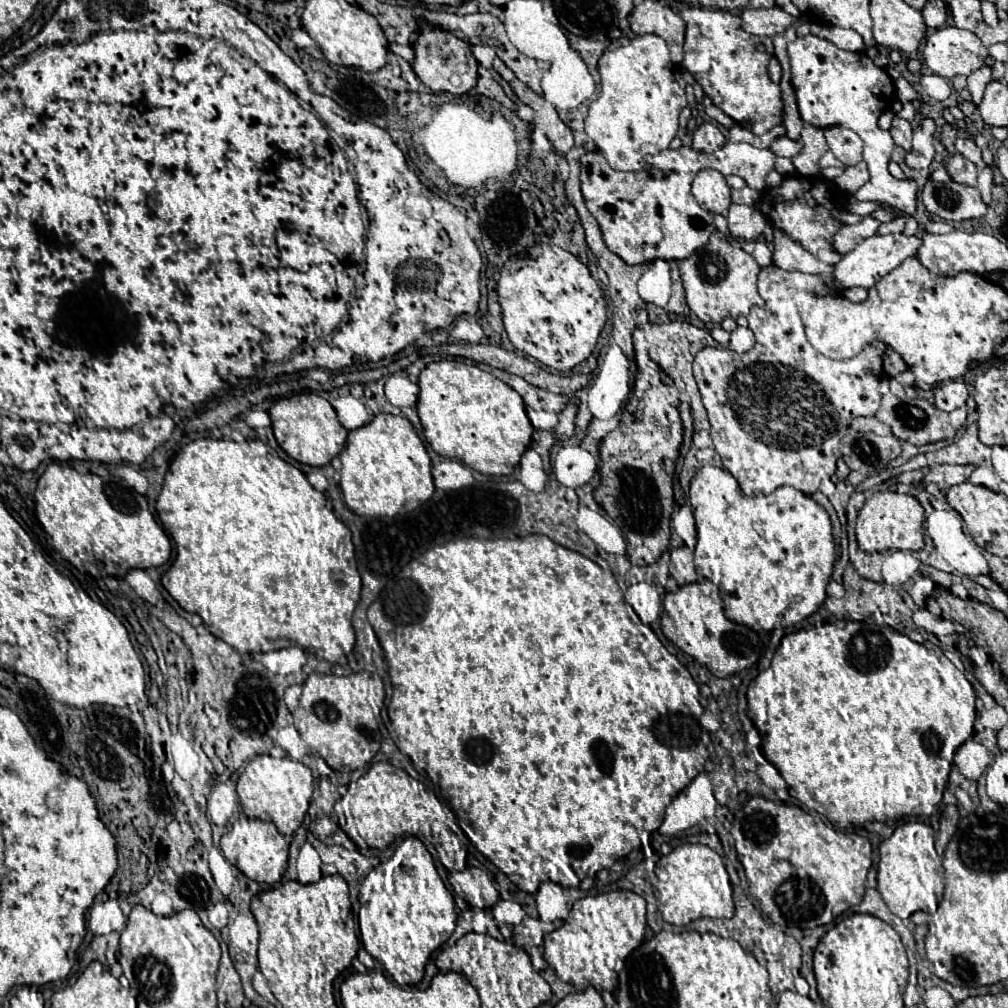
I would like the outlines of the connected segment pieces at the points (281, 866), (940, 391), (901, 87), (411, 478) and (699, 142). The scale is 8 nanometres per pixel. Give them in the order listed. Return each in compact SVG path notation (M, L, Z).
M241 815L229 827L229 831L221 837L219 845L221 845L221 851L223 851L225 859L253 881L277 883L281 879L281 875L285 873L285 869L287 869L289 845L287 845L283 835L277 831L277 827L271 821L249 819L245 815Z
M961 379L955 381L943 381L935 389L935 407L941 411L955 411L957 407L963 407L969 397L967 385Z
M899 77L897 81L894 81L896 98L901 103L907 103L907 101L921 101L921 95L913 89L911 83L907 83L903 77Z
M377 413L365 427L349 431L347 443L339 453L341 479L339 487L345 505L365 517L393 517L417 509L425 503L435 487L431 477L431 459L405 417Z
M703 123L693 133L693 149L701 151L701 153L713 153L719 147L723 147L725 143L727 143L727 139L719 131L719 127L713 123Z

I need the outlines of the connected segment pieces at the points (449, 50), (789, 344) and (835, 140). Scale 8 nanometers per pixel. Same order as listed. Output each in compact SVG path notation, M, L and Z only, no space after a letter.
M449 37L445 39L443 43L439 43L437 47L421 47L417 45L417 51L415 51L415 59L413 59L413 71L415 75L419 77L419 81L423 85L427 85L431 91L447 91L451 95L463 95L467 91L471 91L477 83L477 59L471 55L471 49L469 49L469 43L457 39L457 37Z
M771 299L771 301L765 301L765 311L767 313L749 313L747 315L747 321L749 321L749 329L755 333L755 347L747 353L735 353L735 351L729 351L729 349L701 349L697 355L695 355L695 361L693 361L693 375L695 375L695 381L697 381L697 387L699 387L699 393L701 393L701 399L703 399L703 405L707 409L707 415L709 415L709 423L711 423L711 439L713 439L713 447L715 451L719 453L721 461L723 461L723 467L727 471L731 471L737 479L739 479L739 485L743 489L745 495L769 495L778 487L788 485L803 491L805 495L813 495L815 491L819 491L819 485L824 477L831 477L837 469L838 456L835 454L835 449L839 449L839 441L841 437L845 435L845 431L849 429L851 421L855 417L871 417L877 413L879 405L881 405L881 395L879 395L879 379L883 377L883 353L885 353L885 345L881 341L873 341L867 345L867 349L863 349L859 355L855 355L853 359L845 359L845 361L833 361L833 359L827 359L825 355L817 353L813 349L813 345L807 341L805 337L805 329L803 329L803 321L799 317L799 311L797 311L797 305L795 303L785 303L785 299Z
M827 127L825 129L825 139L829 149L835 153L835 157L845 165L857 165L861 161L861 153L863 153L863 143L861 139L845 129L845 127Z

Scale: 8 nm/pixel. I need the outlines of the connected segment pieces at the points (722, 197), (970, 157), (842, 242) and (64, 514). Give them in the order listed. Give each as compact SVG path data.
M699 171L691 183L691 193L703 209L727 215L727 209L731 205L731 189L727 187L725 177L719 171Z
M959 137L959 139L955 141L955 147L957 147L957 153L961 153L967 161L975 163L979 169L985 167L985 163L983 163L983 159L981 159L981 149L973 143L973 139L963 139L963 137Z
M865 217L861 223L857 225L843 225L837 235L833 235L833 249L841 255L849 253L861 239L867 239L869 235L873 235L877 231L881 223L875 221L873 217Z
M51 463L39 477L35 489L35 516L43 531L49 535L52 547L59 551L59 555L79 571L89 573L93 577L123 577L129 569L159 567L171 557L171 541L149 510L147 499L127 487L123 481L103 481L94 473L80 473L69 465Z

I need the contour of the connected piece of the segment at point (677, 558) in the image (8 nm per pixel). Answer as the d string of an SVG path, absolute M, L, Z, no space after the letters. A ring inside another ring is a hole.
M677 547L671 551L671 565L669 565L669 573L671 577L679 583L679 585L687 585L687 583L697 583L703 577L697 575L695 567L693 567L693 551L689 547Z

